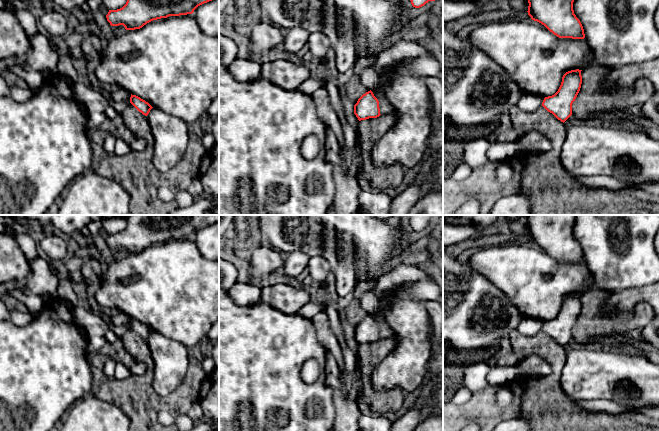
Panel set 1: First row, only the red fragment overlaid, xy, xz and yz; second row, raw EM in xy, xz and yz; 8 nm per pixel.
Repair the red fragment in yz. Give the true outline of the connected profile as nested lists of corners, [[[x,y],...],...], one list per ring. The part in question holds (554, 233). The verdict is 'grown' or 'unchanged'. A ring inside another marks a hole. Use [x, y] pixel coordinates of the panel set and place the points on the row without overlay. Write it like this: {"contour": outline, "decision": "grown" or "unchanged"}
{"contour": [[[530,215],[526,219],[528,239],[559,262],[584,263],[583,250],[573,234],[575,219],[576,215]]], "decision": "unchanged"}

